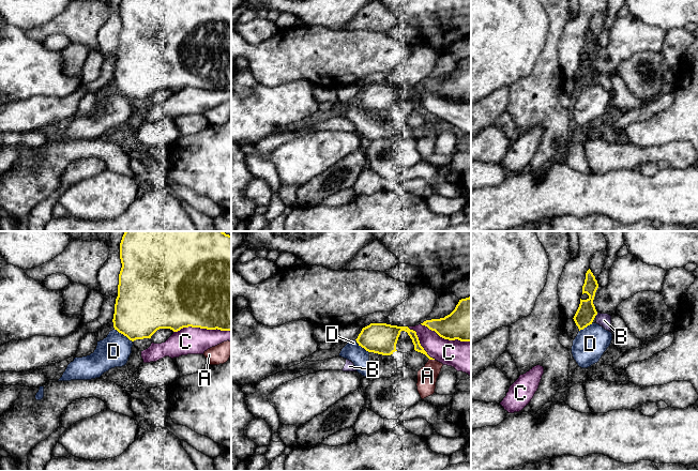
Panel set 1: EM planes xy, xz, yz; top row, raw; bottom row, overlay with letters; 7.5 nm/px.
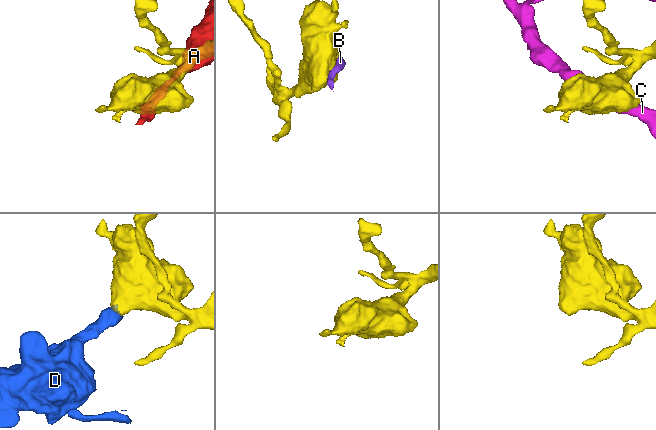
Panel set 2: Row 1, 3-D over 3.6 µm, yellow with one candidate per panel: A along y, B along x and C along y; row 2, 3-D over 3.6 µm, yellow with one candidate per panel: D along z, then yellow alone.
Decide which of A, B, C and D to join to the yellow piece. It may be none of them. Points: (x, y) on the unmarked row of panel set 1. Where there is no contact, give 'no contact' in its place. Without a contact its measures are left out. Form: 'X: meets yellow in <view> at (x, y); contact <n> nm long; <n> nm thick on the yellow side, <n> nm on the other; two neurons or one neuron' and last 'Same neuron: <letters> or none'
A: meets yellow in xz at (431, 119); contact 40 nm long; 60 nm thick on the yellow side, 150 nm on the other; two neurons
B: meets yellow in yz at (596, 74); contact 30 nm long; 140 nm thick on the yellow side, 100 nm on the other; two neurons
C: meets yellow in xy at (201, 88); contact 440 nm long; 500 nm thick on the yellow side, 200 nm on the other; two neurons
D: meets yellow in xy at (123, 94); contact 170 nm long; 400 nm thick on the yellow side, 240 nm on the other; two neurons
Same neuron: none

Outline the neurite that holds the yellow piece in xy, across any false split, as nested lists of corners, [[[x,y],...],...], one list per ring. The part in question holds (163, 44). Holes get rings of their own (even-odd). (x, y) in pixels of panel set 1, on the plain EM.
[[[121,0],[118,57],[115,64],[113,88],[130,101],[151,98],[160,89],[178,92],[183,88],[231,91],[231,0]]]

